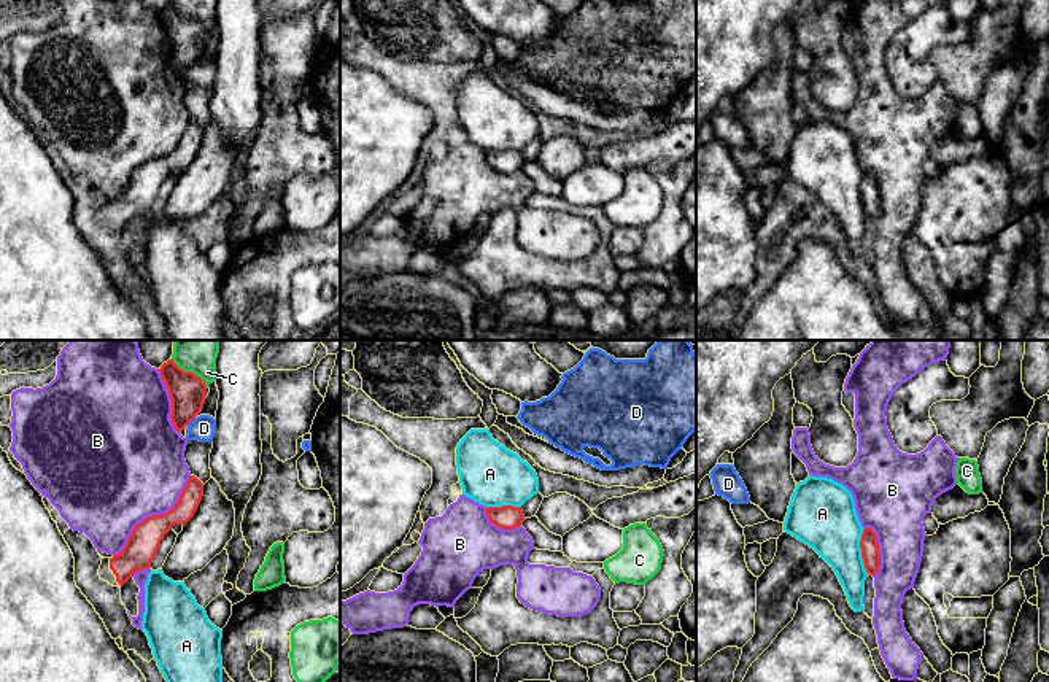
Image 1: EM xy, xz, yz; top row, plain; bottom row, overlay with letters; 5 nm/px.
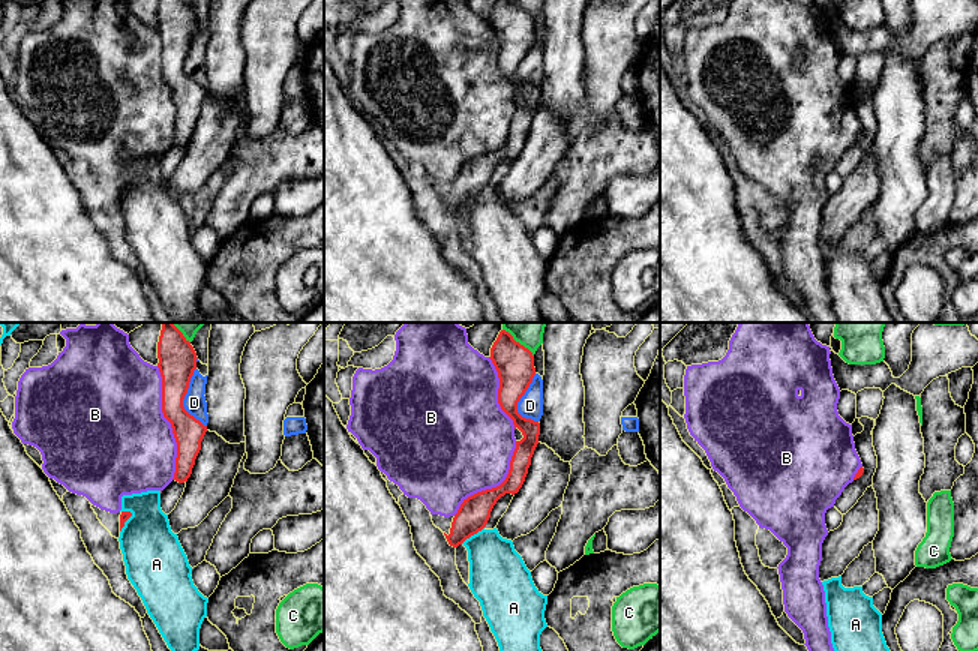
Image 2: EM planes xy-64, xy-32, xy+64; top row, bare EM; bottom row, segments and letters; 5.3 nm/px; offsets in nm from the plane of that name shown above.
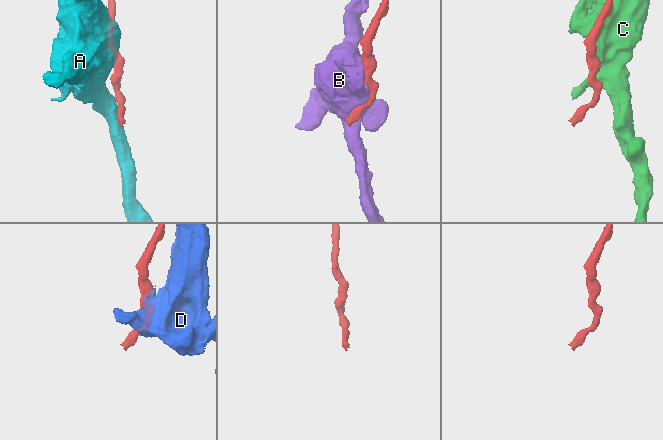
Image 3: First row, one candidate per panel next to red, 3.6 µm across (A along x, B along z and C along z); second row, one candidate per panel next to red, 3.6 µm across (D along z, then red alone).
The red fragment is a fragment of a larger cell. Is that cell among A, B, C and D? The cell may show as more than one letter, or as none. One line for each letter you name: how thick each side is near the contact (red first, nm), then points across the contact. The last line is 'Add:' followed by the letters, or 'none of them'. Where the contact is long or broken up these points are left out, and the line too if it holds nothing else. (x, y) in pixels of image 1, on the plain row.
Add: none of them

